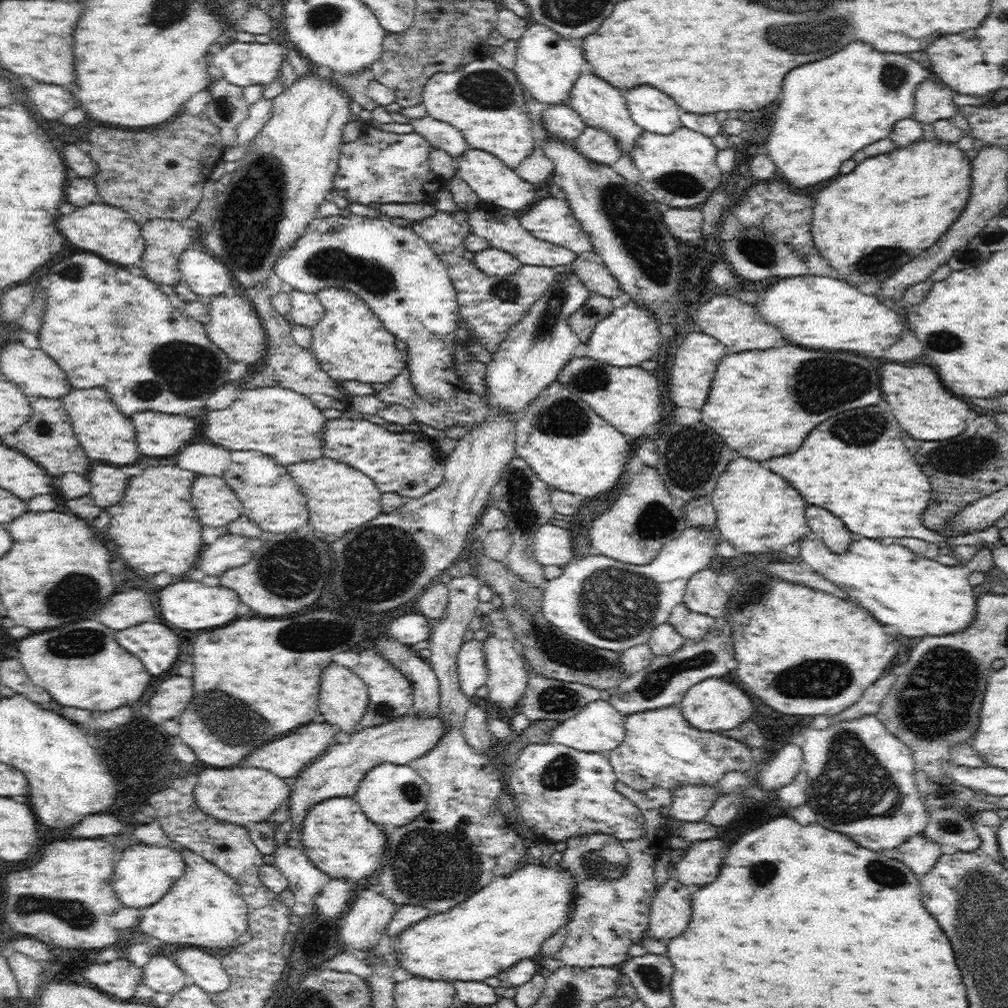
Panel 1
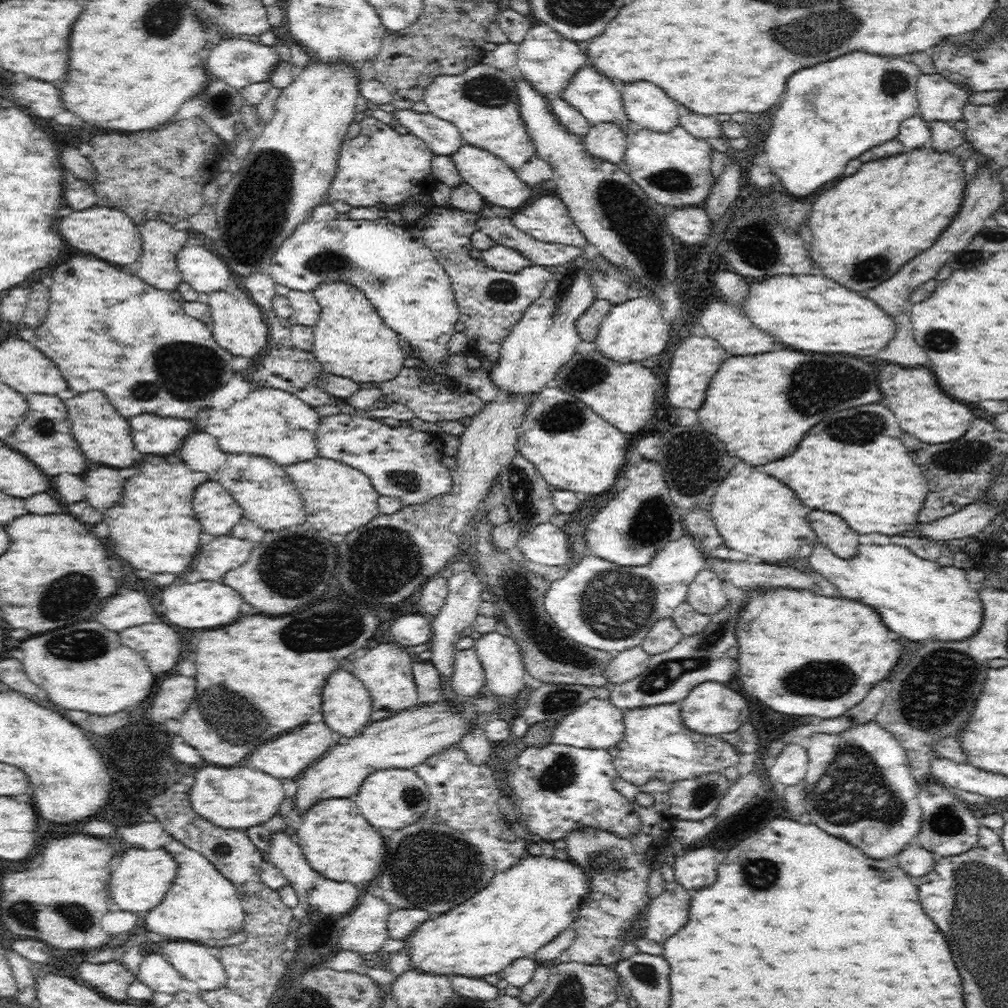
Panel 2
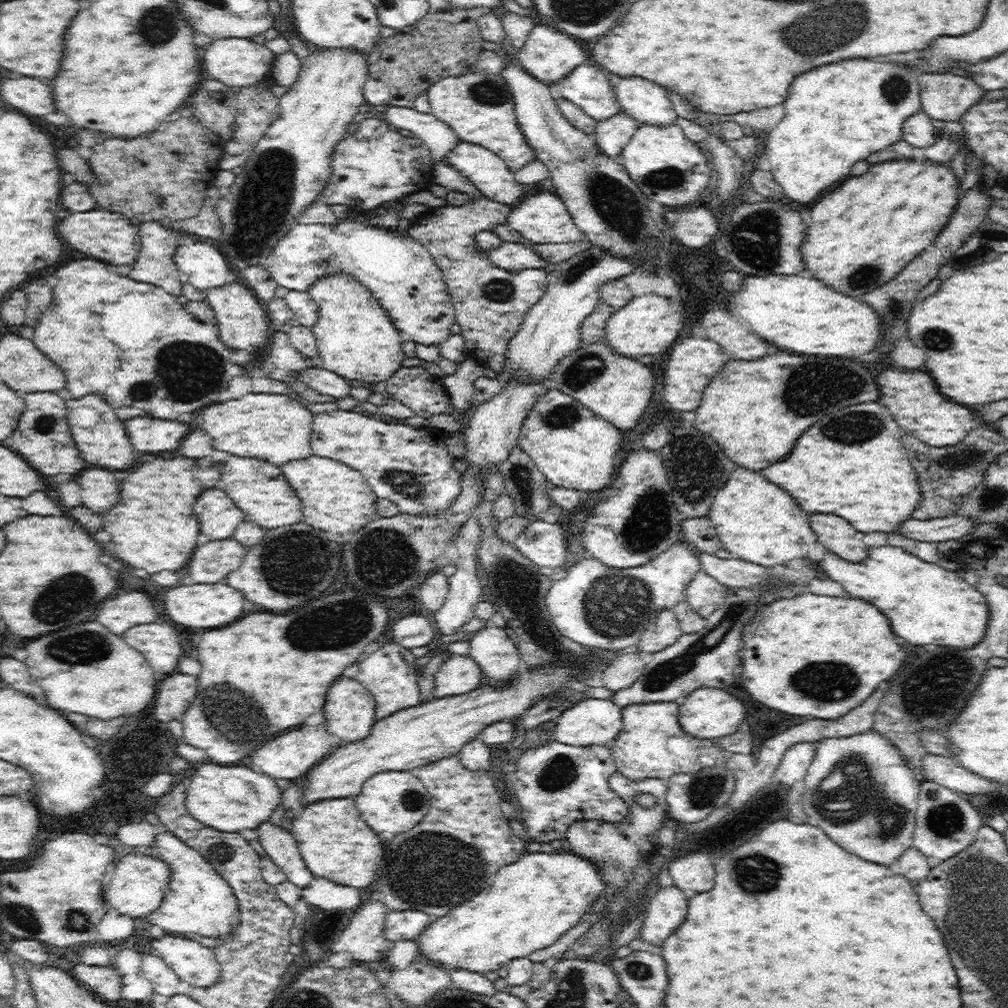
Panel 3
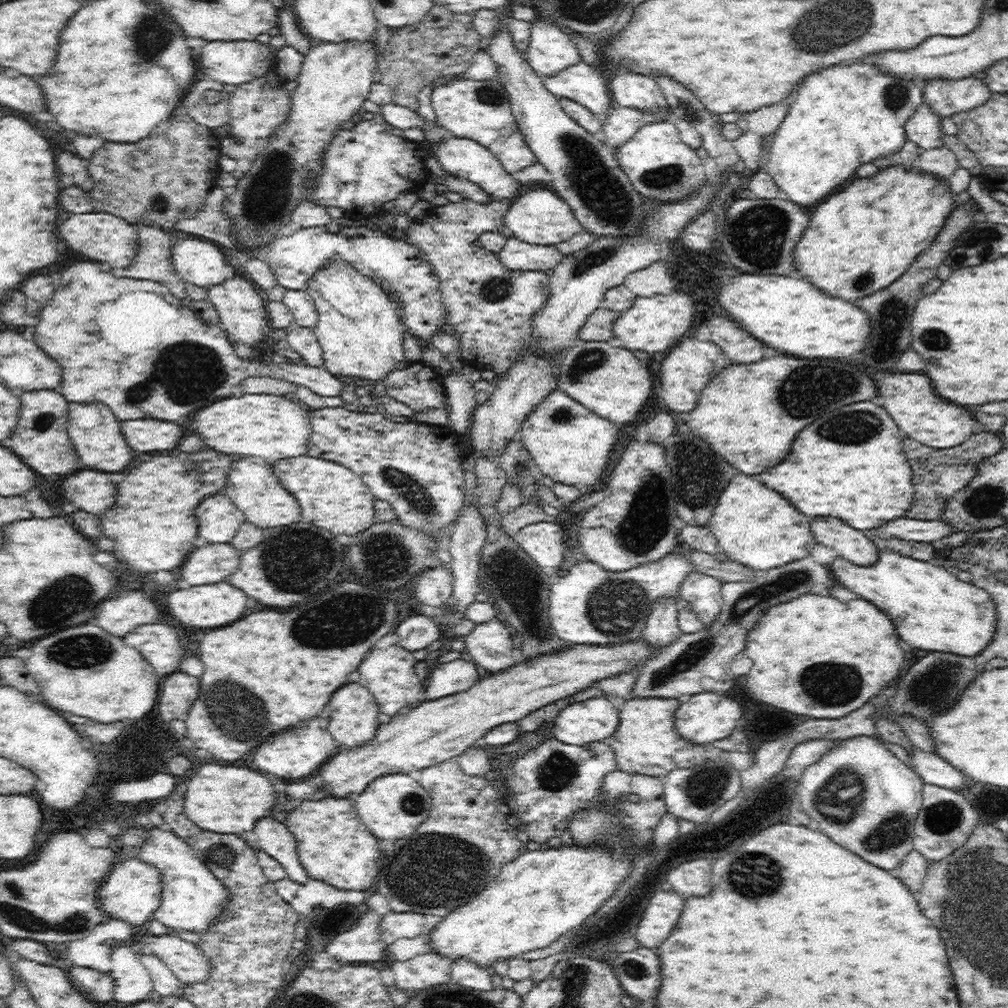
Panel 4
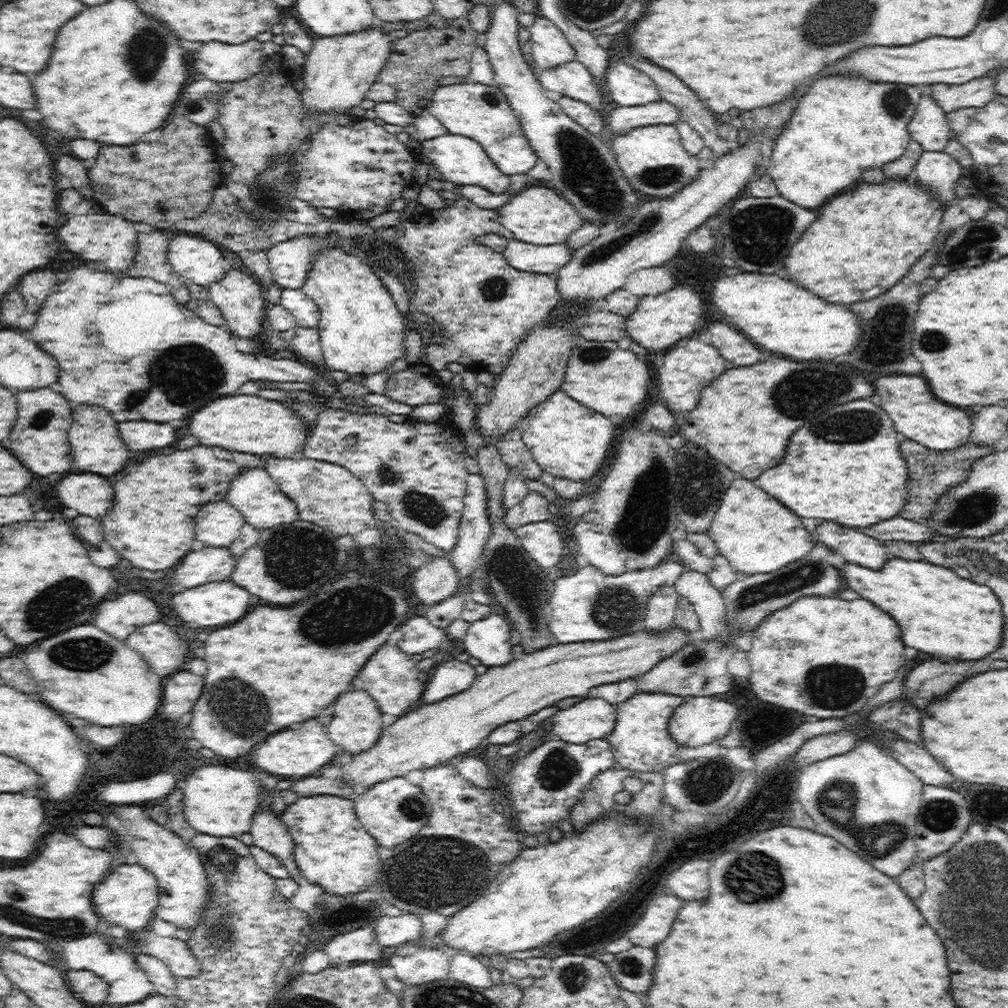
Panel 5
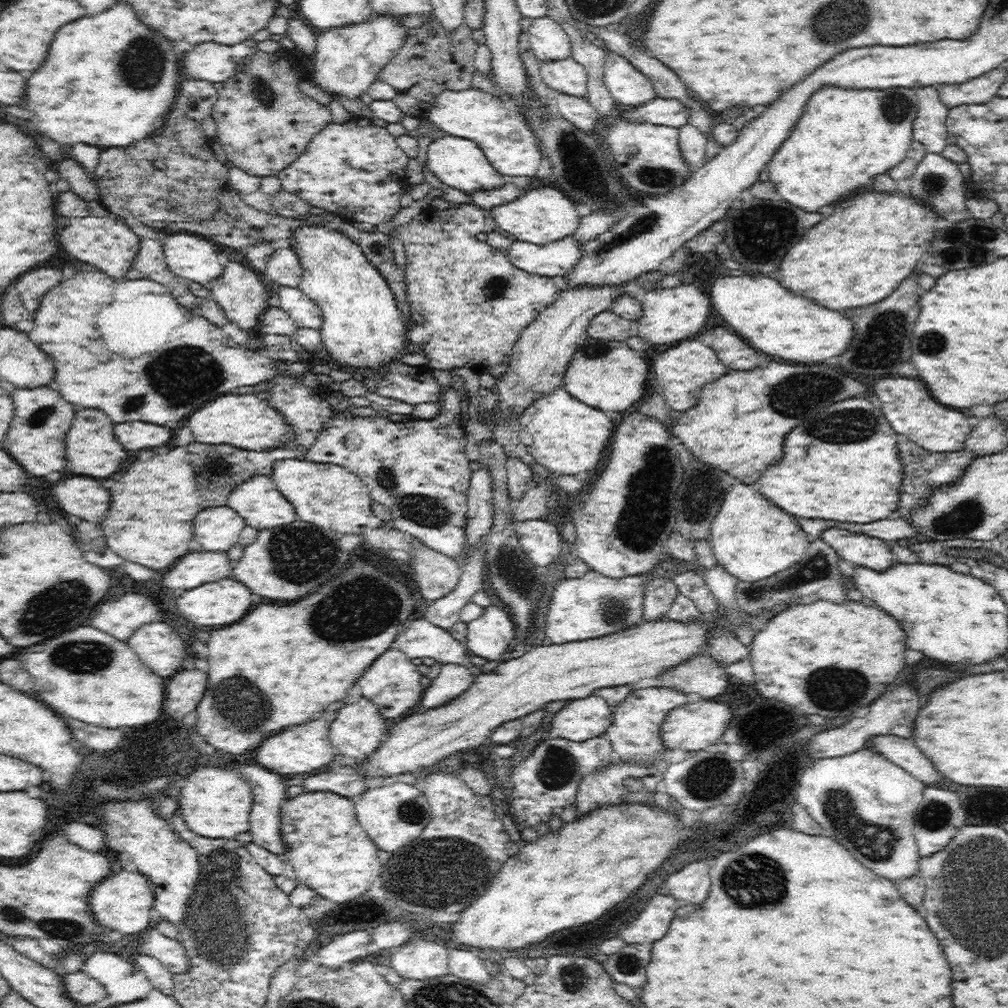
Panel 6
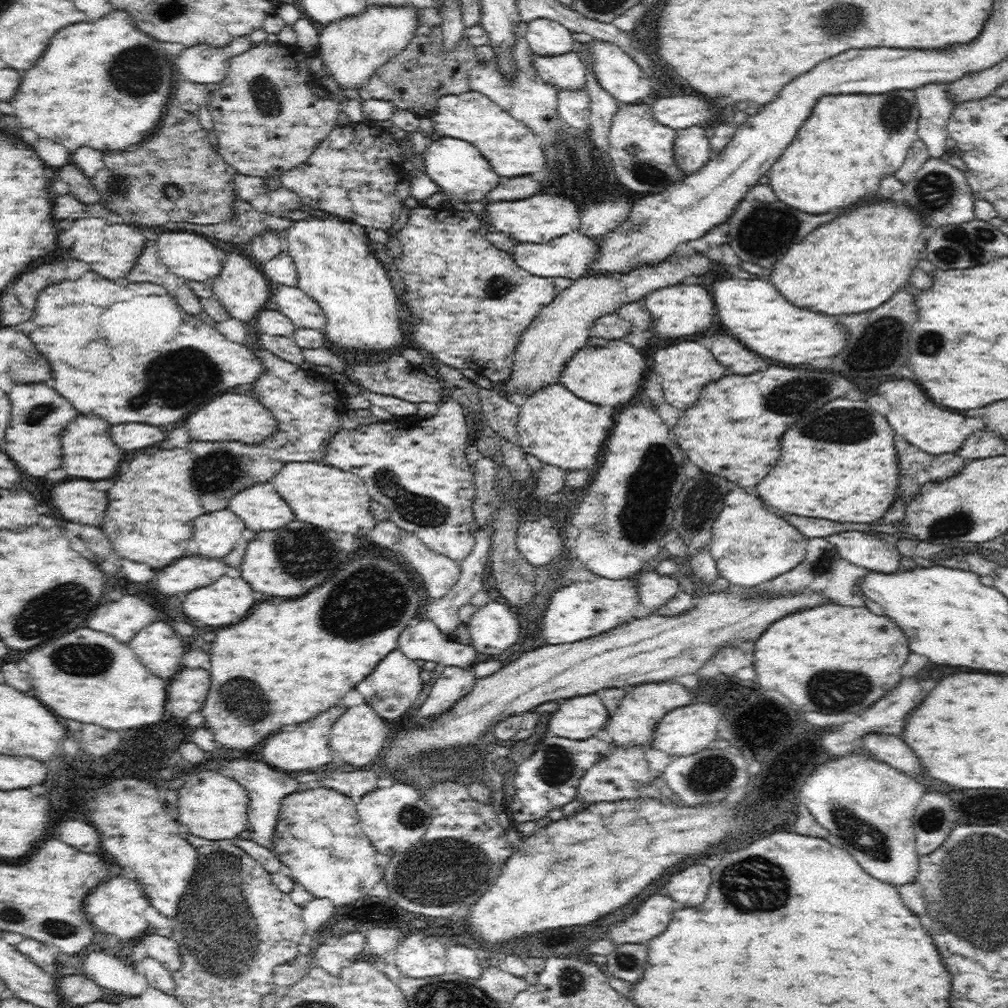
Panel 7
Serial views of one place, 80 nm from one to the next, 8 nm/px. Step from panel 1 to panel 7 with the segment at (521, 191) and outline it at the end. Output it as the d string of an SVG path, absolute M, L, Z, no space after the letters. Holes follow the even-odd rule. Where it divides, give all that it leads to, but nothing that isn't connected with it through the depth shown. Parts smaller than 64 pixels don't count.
M439 135L420 155L426 174L445 192L447 202L480 202L503 178L496 173L481 152L471 143L459 138Z

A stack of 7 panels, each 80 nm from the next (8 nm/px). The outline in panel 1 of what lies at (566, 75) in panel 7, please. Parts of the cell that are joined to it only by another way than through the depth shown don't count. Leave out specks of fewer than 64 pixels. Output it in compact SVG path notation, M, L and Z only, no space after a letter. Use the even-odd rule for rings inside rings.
M586 69L586 71L582 72L576 79L576 84L572 88L570 98L568 98L566 104L570 105L580 114L586 126L602 129L612 134L612 137L618 141L623 156L632 156L632 149L644 130L632 120L623 91L611 86L609 82L596 76L596 74L589 71L589 69Z

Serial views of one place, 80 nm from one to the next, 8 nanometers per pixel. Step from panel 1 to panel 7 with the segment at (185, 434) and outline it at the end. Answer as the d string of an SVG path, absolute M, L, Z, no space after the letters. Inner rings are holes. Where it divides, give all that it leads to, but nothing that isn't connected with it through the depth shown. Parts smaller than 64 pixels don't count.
M140 422L112 426L110 434L112 434L112 440L118 444L118 448L122 448L122 450L146 448L146 446L152 446L152 444L162 442L166 438L166 434L160 428L140 424Z

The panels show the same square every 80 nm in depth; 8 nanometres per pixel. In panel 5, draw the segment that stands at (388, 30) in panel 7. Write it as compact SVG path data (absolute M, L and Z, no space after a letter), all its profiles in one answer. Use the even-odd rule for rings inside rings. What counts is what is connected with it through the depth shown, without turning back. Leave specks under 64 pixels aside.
M368 27L364 32L356 34L342 34L334 38L318 38L312 45L311 52L306 55L306 63L303 67L302 80L305 89L301 92L304 109L308 113L320 111L332 116L333 113L349 114L353 106L360 106L367 98L370 88L378 81L377 76L383 70L385 63L393 52L393 42L387 36L382 27Z

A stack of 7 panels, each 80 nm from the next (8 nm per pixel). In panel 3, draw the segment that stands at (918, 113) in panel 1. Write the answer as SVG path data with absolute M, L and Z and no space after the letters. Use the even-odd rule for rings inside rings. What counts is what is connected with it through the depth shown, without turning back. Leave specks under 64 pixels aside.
M918 72L917 77L922 109L937 124L942 124L949 120L958 121L965 111L980 102L985 94L985 91L980 89L980 86L973 82L970 77L954 75L954 73L949 72Z

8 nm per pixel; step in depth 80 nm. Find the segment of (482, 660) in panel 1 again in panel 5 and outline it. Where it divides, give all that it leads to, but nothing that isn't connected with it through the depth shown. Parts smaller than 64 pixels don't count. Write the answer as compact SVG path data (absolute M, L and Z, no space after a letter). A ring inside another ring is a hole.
M450 657L443 660L426 682L419 704L434 704L468 690L476 677L474 666L466 663L465 657Z

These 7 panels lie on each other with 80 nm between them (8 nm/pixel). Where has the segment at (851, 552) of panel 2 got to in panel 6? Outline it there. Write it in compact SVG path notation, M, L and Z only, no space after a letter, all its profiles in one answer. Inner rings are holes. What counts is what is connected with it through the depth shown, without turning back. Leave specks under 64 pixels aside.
M828 528L821 540L834 548L838 557L857 566L872 570L888 570L894 564L892 550L886 541L866 534L852 533L840 528Z

